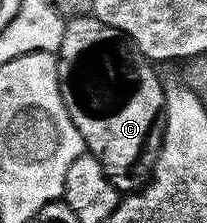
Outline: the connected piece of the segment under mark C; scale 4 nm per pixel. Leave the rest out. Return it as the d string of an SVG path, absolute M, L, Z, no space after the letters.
M82 16L68 19L63 32L63 44L58 48L56 55L57 71L59 72L59 92L63 96L63 104L71 116L75 128L79 128L79 136L83 136L86 151L93 154L95 160L99 160L99 164L103 164L103 172L107 172L111 184L118 192L132 192L141 189L153 177L153 166L157 163L157 157L161 151L161 141L165 135L165 92L167 86L166 83L161 83L160 76L153 71L156 70L154 63L137 51L136 46L130 42L126 34L111 28L111 24L103 24L100 16Z

